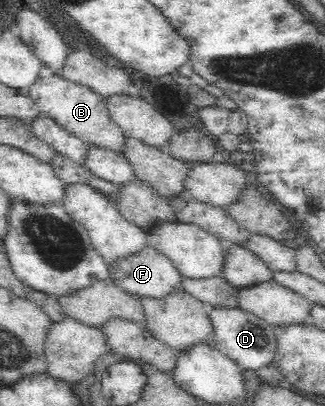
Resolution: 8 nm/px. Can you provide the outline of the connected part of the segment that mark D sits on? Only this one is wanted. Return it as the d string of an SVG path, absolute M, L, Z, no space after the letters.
M214 306L209 311L213 330L209 342L234 360L242 370L272 368L276 356L276 336L273 325L259 315L237 307Z

